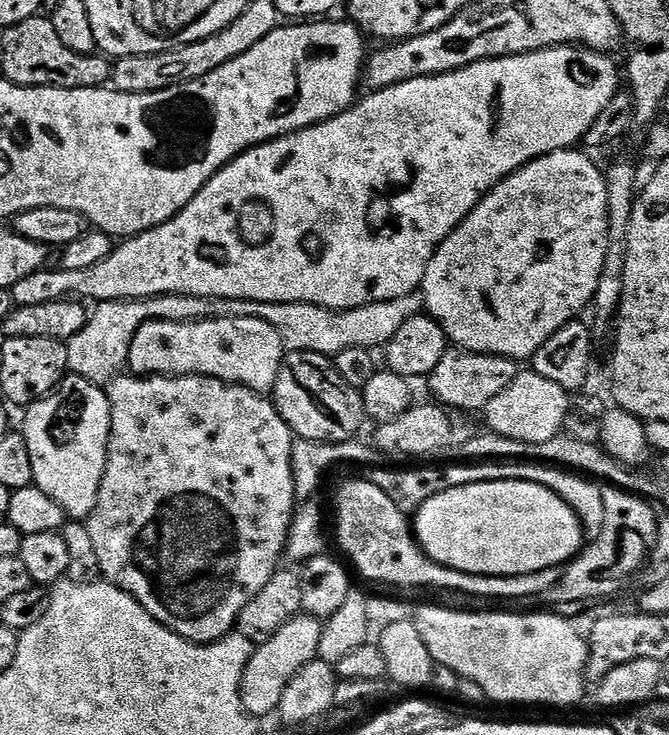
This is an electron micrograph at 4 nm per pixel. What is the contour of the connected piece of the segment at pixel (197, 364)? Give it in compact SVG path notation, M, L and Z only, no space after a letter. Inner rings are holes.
M214 318L213 320L199 320L198 322L186 322L179 324L173 320L151 320L141 326L134 334L134 338L130 342L130 350L128 351L127 371L133 372L136 378L171 378L174 376L209 376L212 380L222 380L226 384L238 384L242 388L247 388L250 392L257 394L268 394L268 391L276 384L276 379L280 376L280 368L286 364L286 349L284 347L284 339L278 334L278 330L274 330L274 326L270 326L270 322L262 322L262 318Z

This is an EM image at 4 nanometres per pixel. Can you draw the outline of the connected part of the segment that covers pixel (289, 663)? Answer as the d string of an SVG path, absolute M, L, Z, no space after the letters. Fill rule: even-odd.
M301 614L286 622L274 638L259 645L248 660L240 683L240 701L245 712L253 718L268 716L279 709L286 686L311 660L319 657L322 624L315 616Z

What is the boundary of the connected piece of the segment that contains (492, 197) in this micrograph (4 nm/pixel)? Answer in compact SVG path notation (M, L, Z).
M533 162L500 181L483 200L477 204L474 211L453 230L437 248L435 254L424 271L422 293L424 296L423 311L440 324L440 329L455 347L463 348L465 352L481 352L491 356L505 356L517 362L531 361L532 357L543 344L559 328L565 328L577 319L576 316L585 307L591 305L596 297L600 274L604 269L604 259L607 254L608 236L608 206L607 182L602 168L596 164L548 164L552 162Z

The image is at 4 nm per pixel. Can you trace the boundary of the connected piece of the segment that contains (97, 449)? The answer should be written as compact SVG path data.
M65 375L60 385L43 400L27 405L28 417L24 420L22 433L29 451L30 466L33 470L31 483L47 494L51 500L62 506L65 517L76 522L87 521L98 502L98 490L104 477L108 457L108 429L112 426L112 404L110 396L99 384L92 384L81 376Z

